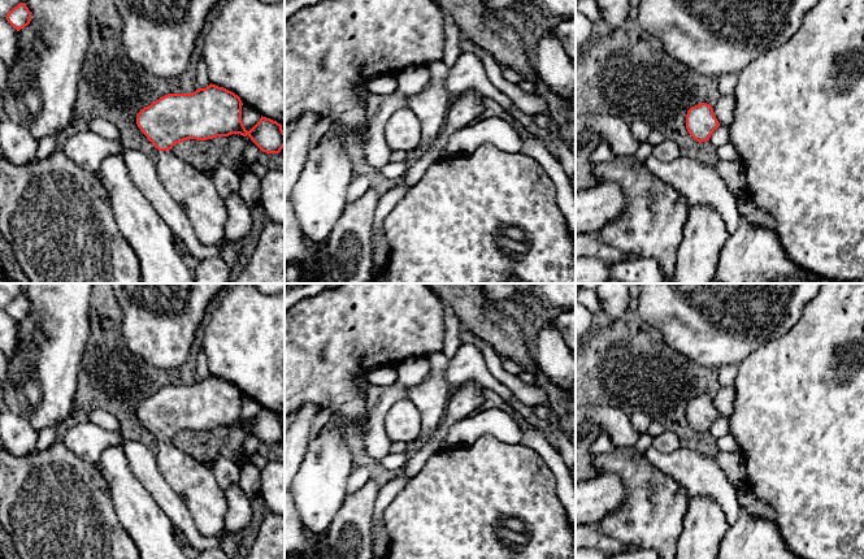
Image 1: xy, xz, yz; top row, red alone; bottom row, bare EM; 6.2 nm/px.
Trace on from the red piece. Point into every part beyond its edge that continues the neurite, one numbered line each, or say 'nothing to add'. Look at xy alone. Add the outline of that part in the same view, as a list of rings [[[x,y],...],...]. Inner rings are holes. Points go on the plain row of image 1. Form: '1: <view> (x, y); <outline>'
1: xy (195, 482); [[[172,441],[159,443],[156,463],[166,482],[184,500],[200,534],[220,538],[225,533],[223,519],[227,503],[225,491],[218,486],[213,469],[183,447],[175,447]]]

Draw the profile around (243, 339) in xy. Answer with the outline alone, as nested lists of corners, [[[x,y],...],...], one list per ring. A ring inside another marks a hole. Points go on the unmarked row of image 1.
[[[253,283],[226,287],[210,307],[203,334],[210,374],[234,384],[262,408],[285,416],[285,292],[266,295]]]

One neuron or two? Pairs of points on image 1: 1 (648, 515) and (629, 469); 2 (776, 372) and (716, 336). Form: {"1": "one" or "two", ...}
{"1": "one", "2": "two"}

